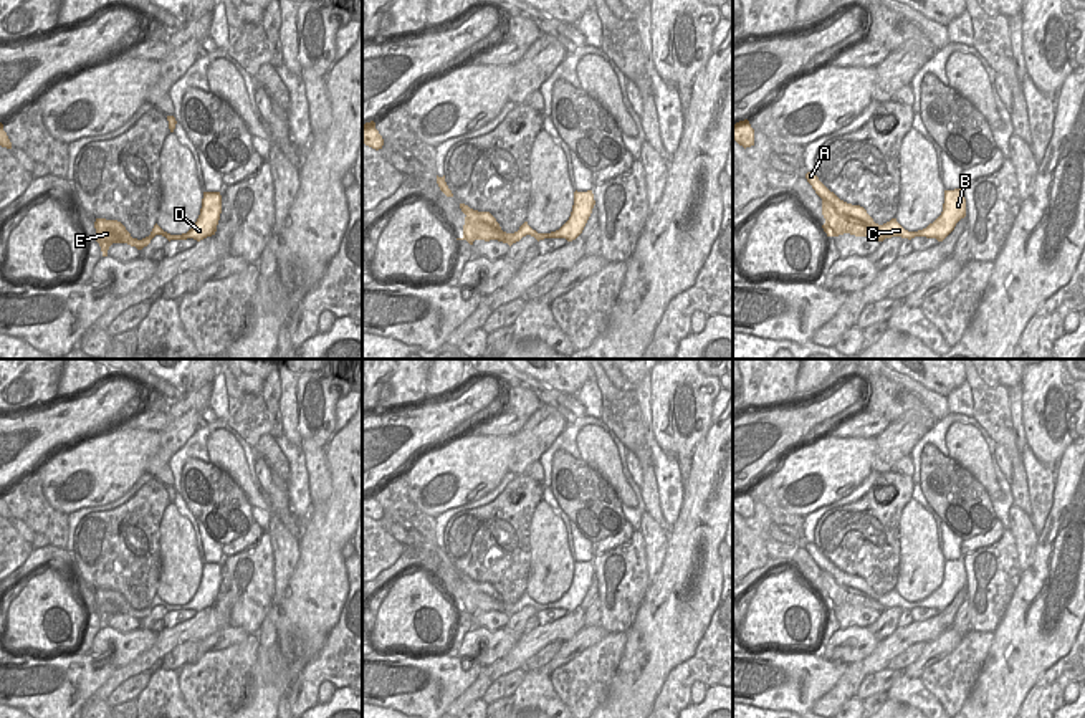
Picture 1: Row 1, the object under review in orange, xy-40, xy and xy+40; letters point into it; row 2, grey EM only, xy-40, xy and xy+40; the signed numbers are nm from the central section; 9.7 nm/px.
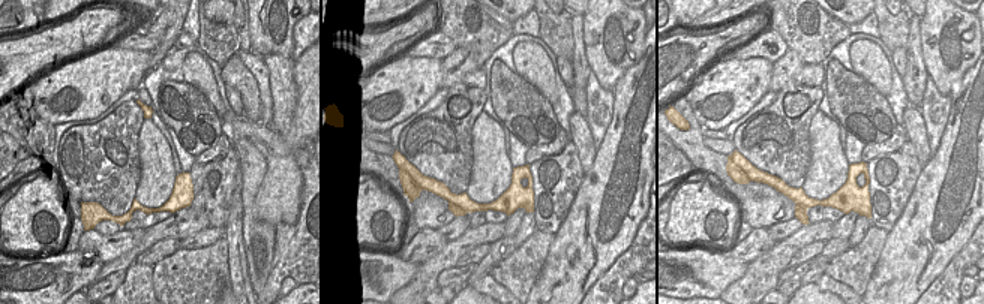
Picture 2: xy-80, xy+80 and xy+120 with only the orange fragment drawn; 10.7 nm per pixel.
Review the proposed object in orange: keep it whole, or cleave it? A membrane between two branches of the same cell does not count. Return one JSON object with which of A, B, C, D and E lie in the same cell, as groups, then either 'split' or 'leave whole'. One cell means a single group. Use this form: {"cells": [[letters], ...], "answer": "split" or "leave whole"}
{"cells": [["A"], ["B", "C", "D", "E"]], "answer": "split"}

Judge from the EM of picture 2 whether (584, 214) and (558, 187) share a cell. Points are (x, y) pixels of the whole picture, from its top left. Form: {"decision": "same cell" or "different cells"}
{"decision": "different cells"}

